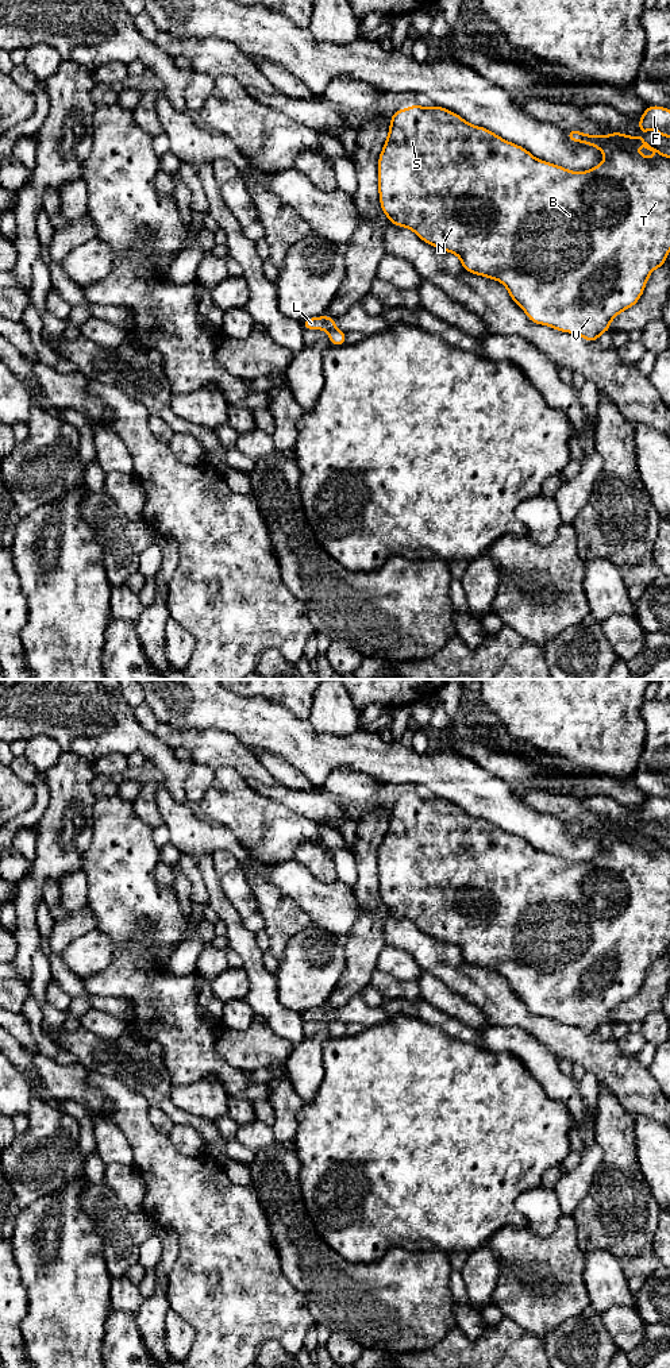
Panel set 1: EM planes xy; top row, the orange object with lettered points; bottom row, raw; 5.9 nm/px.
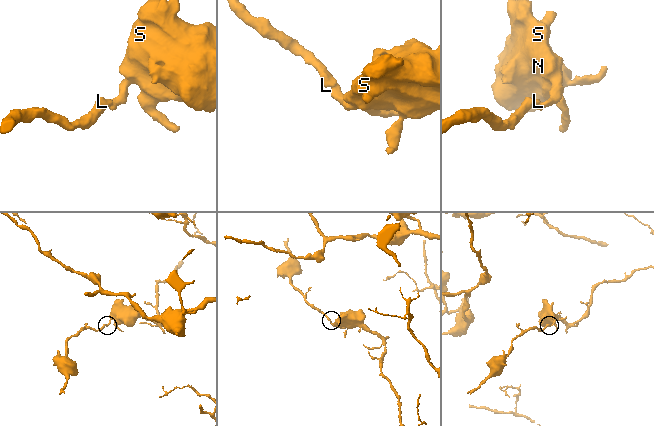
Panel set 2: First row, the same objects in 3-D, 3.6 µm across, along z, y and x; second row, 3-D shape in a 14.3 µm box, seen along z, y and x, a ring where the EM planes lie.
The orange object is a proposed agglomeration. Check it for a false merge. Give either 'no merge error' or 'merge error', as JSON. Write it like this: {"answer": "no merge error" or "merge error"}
{"answer": "merge error"}

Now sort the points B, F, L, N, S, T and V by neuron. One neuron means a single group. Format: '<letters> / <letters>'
B F N S T V / L

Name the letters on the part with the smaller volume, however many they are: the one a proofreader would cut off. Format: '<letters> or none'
L

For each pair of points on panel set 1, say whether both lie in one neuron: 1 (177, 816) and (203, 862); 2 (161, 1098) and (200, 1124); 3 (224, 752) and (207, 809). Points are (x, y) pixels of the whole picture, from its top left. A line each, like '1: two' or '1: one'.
1: two
2: one
3: two

